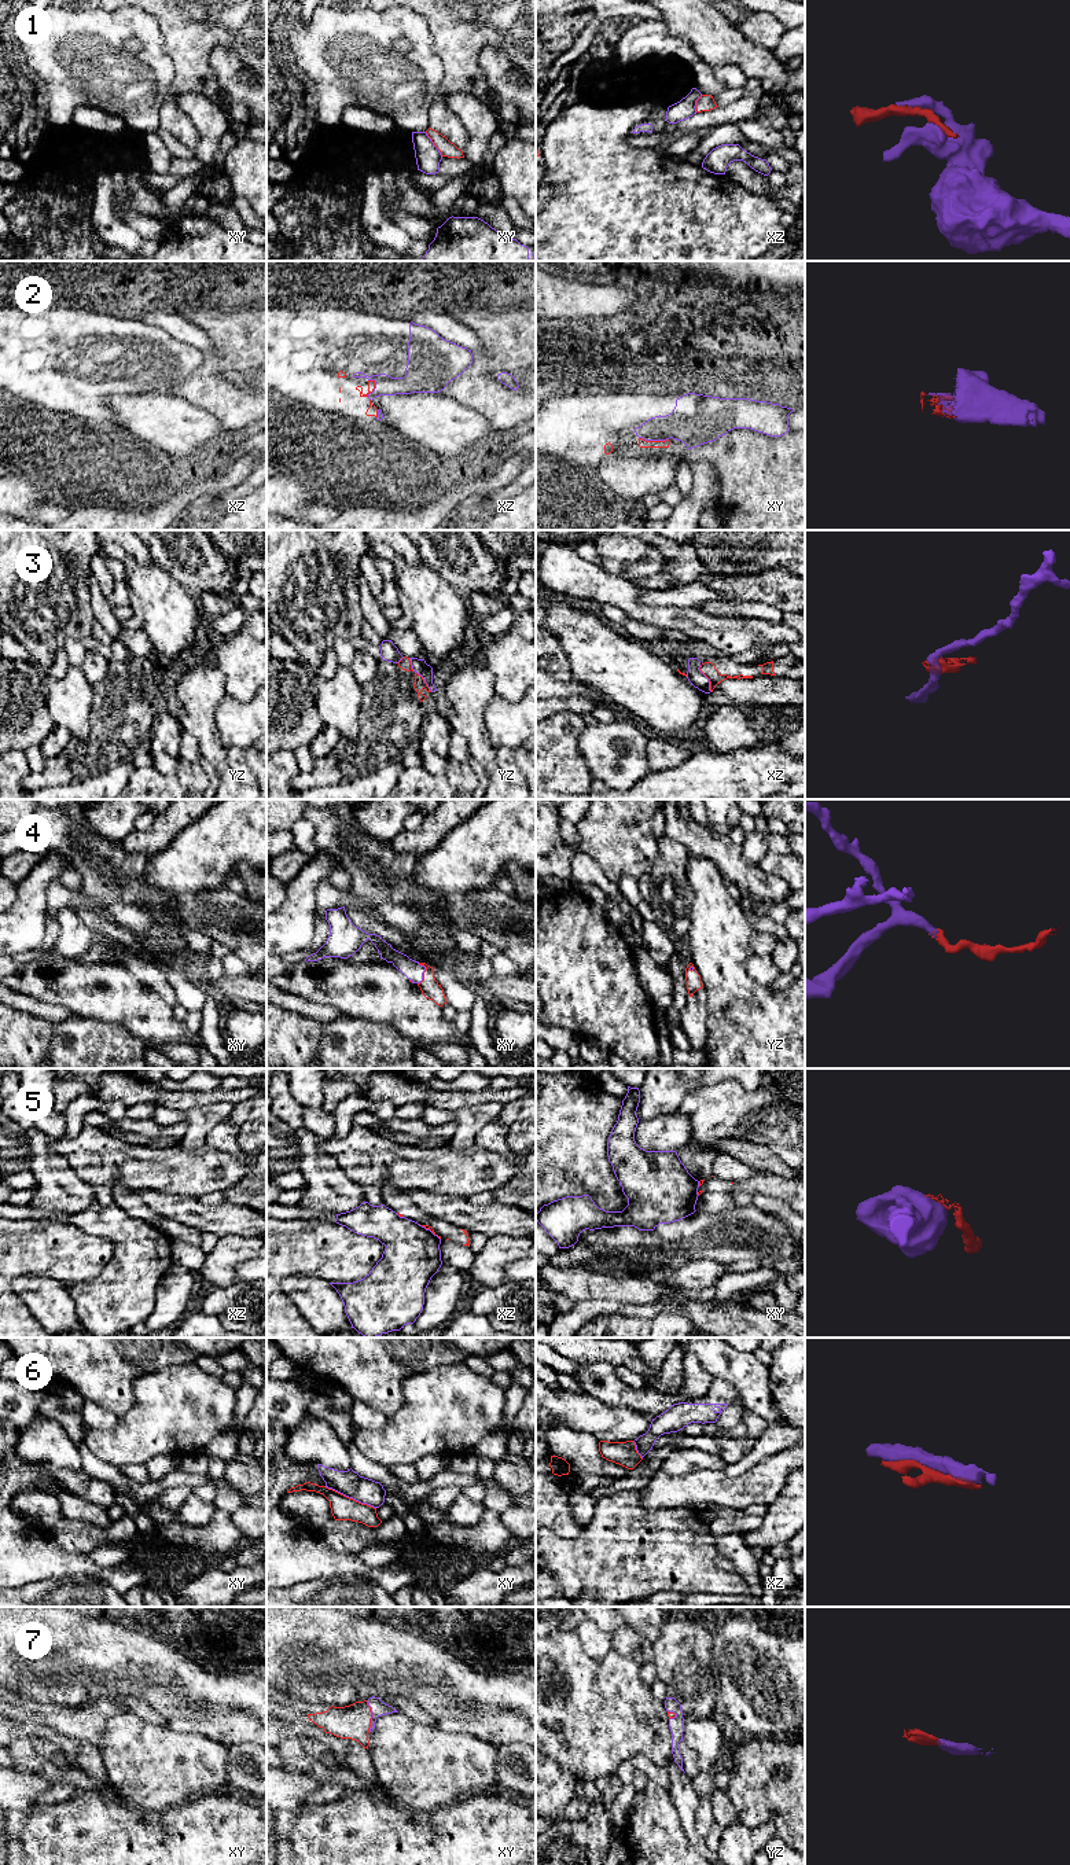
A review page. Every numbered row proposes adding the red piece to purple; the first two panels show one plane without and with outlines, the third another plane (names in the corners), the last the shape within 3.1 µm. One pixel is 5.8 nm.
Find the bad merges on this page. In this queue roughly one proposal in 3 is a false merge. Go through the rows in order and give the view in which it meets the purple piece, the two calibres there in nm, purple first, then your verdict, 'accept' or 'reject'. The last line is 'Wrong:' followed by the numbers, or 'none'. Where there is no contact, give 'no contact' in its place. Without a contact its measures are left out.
1: xy | 150/90 nm | reject
2: xy | 260/50 nm | accept
3: yz | 90/70 nm | reject
4: xy | 110/110 nm | accept
5: xz | 320/20 nm | reject
6: xy | 150/140 nm | reject
7: xy | 90/200 nm | accept
Wrong: 1, 3, 5, 6

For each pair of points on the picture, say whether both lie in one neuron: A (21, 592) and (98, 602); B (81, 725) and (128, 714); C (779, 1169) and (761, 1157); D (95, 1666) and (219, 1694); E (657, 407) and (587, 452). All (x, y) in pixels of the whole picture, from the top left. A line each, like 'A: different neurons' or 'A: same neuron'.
A: different neurons
B: different neurons
C: same neuron
D: same neuron
E: same neuron

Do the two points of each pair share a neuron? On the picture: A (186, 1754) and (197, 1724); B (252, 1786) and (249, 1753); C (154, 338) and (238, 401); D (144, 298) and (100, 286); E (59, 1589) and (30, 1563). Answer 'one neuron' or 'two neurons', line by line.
A: two neurons
B: one neuron
C: two neurons
D: one neuron
E: two neurons

